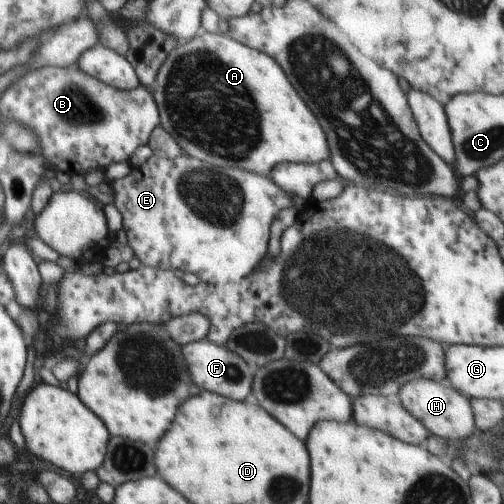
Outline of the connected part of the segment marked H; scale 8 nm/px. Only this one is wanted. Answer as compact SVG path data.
M414 378L398 388L394 398L426 427L428 436L432 435L449 442L457 442L467 435L471 435L475 430L469 399L461 396L445 379L435 382L431 379Z

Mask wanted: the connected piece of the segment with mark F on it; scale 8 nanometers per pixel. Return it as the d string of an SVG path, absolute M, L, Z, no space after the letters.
M205 338L181 345L180 350L189 378L195 386L234 401L249 399L252 370L242 362L241 357L225 346L215 346Z

